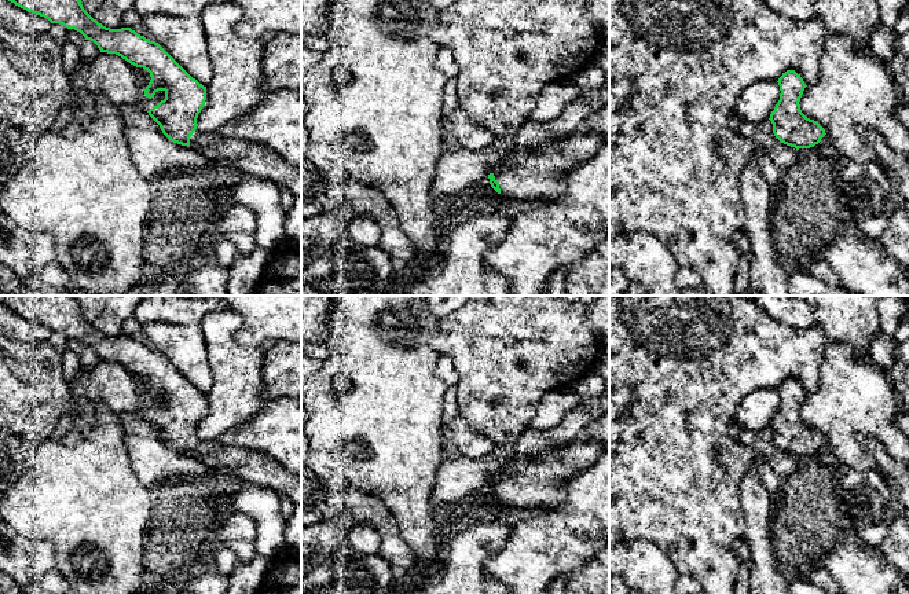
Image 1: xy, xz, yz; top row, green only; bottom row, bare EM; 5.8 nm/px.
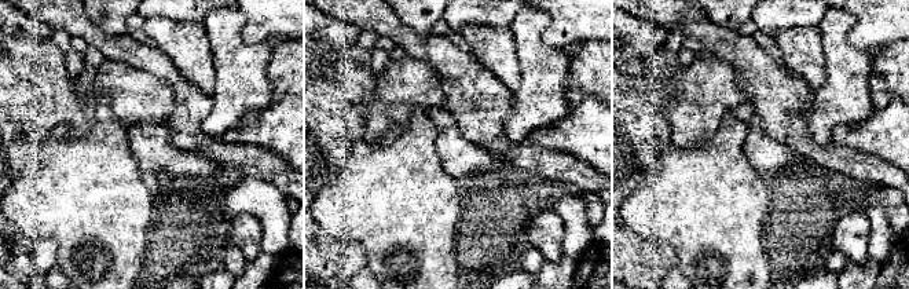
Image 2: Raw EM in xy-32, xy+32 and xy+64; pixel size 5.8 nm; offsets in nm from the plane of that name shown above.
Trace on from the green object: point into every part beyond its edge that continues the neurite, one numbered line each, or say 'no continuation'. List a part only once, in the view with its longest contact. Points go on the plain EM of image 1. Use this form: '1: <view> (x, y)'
1: xz (539, 481)

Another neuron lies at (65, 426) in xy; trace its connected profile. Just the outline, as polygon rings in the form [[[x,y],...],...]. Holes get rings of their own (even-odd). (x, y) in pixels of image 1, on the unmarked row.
[[[66,412],[58,422],[58,432],[61,434],[59,440],[70,440],[73,439],[73,414]]]

